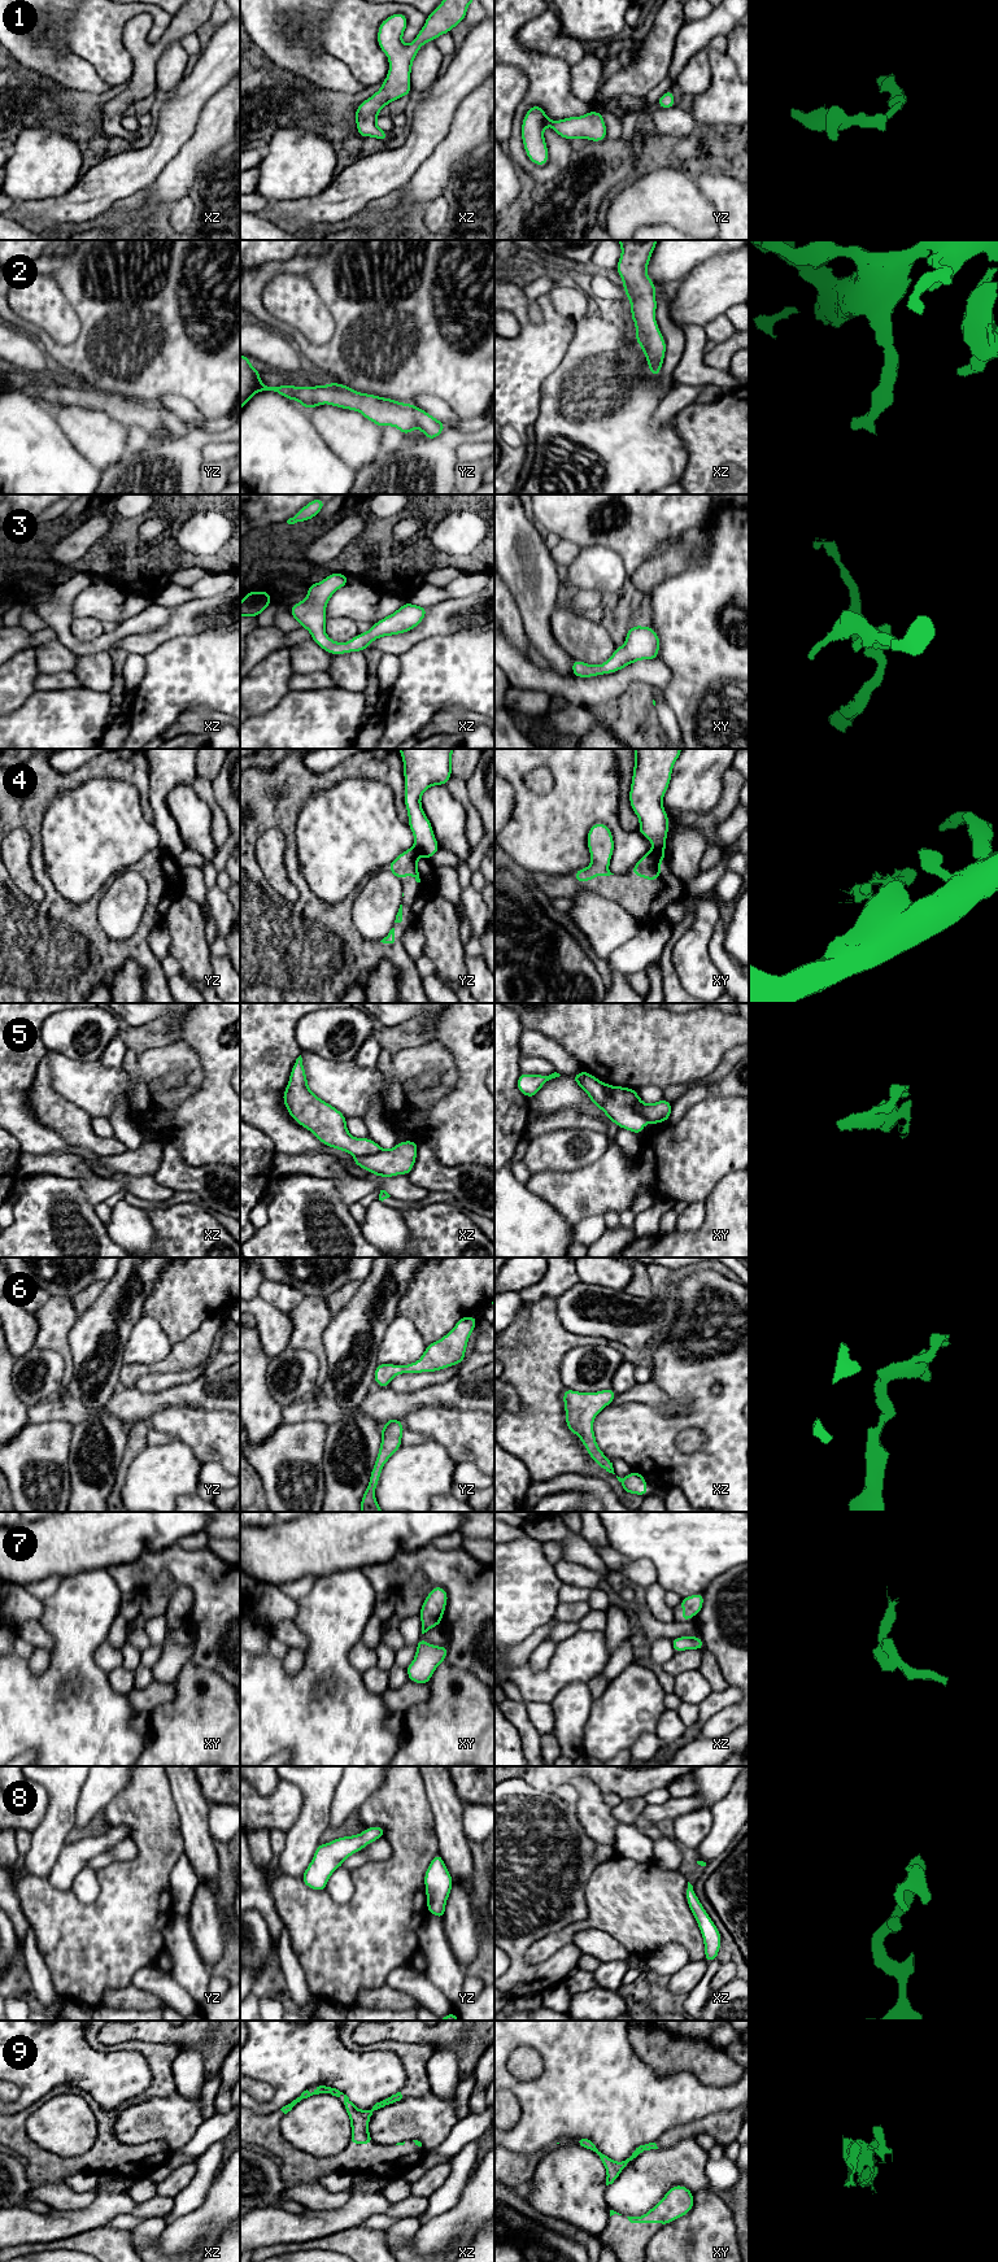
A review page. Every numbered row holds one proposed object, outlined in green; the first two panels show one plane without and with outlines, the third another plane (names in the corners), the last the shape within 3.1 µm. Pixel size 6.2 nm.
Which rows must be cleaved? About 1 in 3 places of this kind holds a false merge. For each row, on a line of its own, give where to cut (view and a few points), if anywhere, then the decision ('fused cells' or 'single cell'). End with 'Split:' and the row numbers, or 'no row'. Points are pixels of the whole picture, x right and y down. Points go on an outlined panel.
1: cut none; single cell
2: cut none; single cell
3: cut none; single cell
4: cut xy (652, 849), (663, 850); fused cells
5: cut xz (383, 1150), (375, 1154), (354, 1156); fused cells
6: cut none; single cell
7: cut none; single cell
8: cut none; single cell
9: cut none; single cell
Split: 4, 5

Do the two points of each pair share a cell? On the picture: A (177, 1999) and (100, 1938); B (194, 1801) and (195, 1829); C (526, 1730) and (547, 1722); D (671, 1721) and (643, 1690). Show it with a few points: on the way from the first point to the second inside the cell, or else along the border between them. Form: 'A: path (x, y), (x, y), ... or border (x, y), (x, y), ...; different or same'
A: border (156, 1964), (140, 1968), (134, 1974), (131, 1983); different
B: path (194, 1808), (194, 1822); same
C: border (524, 1703), (528, 1720), (541, 1734); different
D: border (666, 1708), (658, 1720), (654, 1733); different

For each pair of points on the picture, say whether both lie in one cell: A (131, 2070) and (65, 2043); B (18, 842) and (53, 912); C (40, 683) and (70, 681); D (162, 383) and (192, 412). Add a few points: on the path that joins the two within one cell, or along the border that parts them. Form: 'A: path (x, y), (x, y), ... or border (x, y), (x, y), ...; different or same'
A: path (114, 2070), (94, 2070), (82, 2058); same
B: path (18, 859), (18, 877), (36, 896); same
C: path (48, 681), (62, 681); same
D: border (156, 402), (178, 395), (201, 413); different

